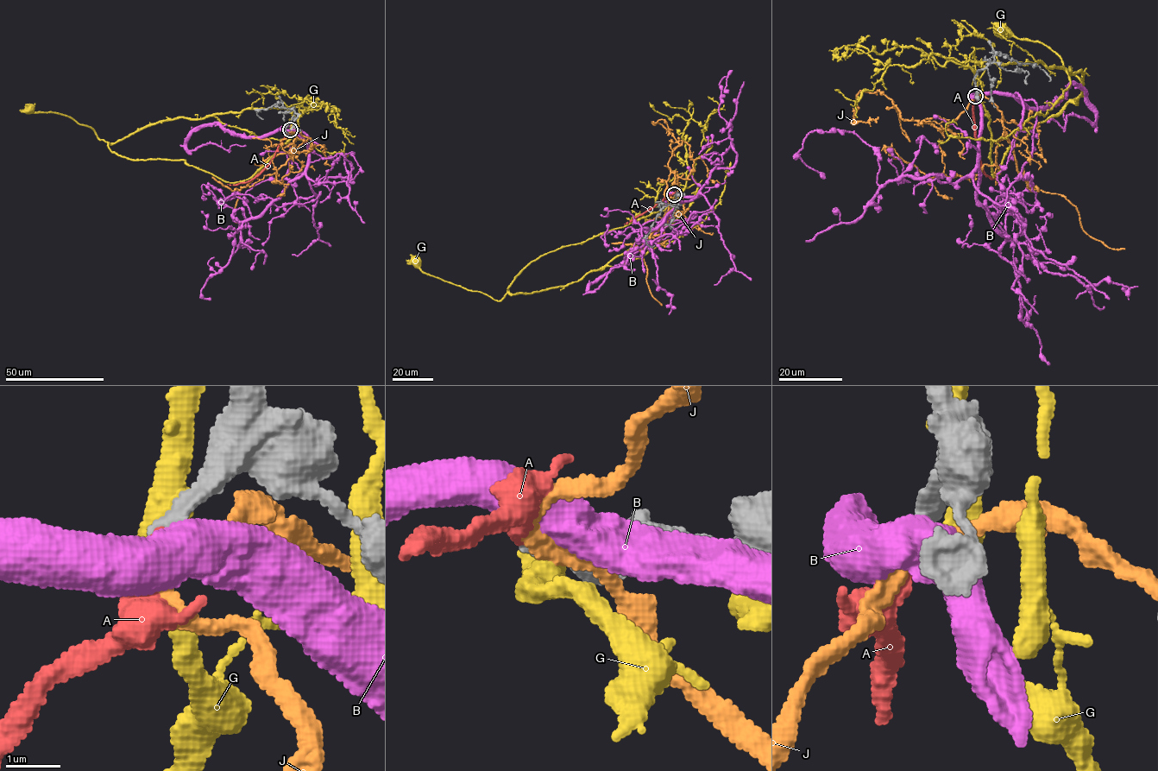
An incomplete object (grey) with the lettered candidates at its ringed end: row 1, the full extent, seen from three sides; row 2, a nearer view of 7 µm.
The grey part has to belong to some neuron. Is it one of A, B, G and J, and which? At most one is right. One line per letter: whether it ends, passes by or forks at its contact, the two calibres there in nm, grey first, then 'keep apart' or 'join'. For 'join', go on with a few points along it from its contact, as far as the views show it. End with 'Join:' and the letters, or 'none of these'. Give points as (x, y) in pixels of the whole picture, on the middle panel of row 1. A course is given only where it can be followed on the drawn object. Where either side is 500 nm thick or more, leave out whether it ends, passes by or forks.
A: it ends; calibres 320 and 280 nm; join; course (674, 194), (666, 196), (661, 203), (624, 224)
B: it forks; calibres 360 and 440 nm; keep apart
G: calibres 440 and 500 nm; keep apart
J: it passes by; calibres 300 and 300 nm; keep apart
Join: A

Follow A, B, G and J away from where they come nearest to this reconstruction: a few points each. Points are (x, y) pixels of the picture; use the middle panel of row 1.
A: (674, 194), (666, 196), (661, 203), (624, 224)
B: (674, 194), (699, 196), (714, 169), (733, 165), (731, 127), (719, 105), (720, 82), (729, 73), (728, 92)
G: (675, 195), (678, 200), (663, 211), (541, 255), (516, 277), (500, 300), (425, 274), (415, 259)
J: (675, 195), (683, 204), (683, 213), (663, 220), (640, 249), (646, 266), (650, 292), (662, 305)

